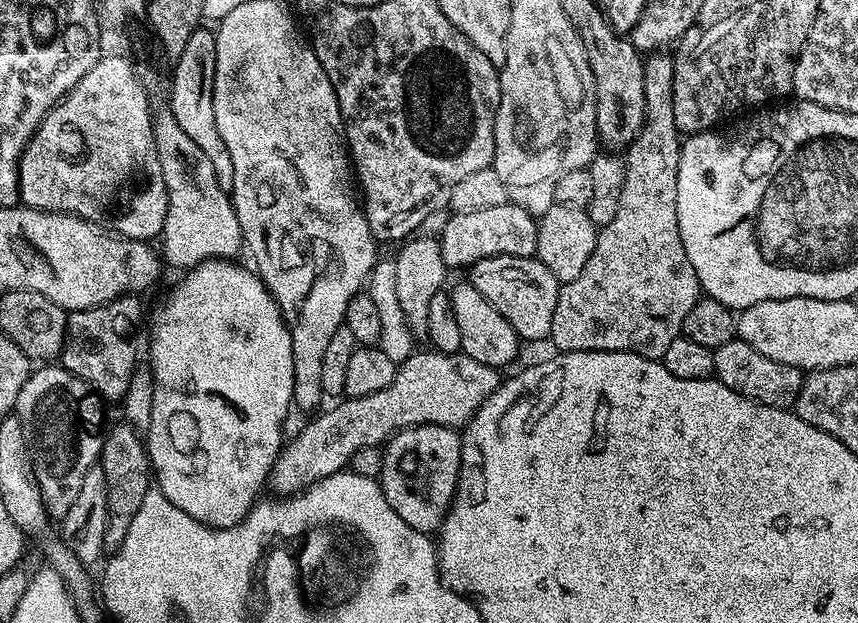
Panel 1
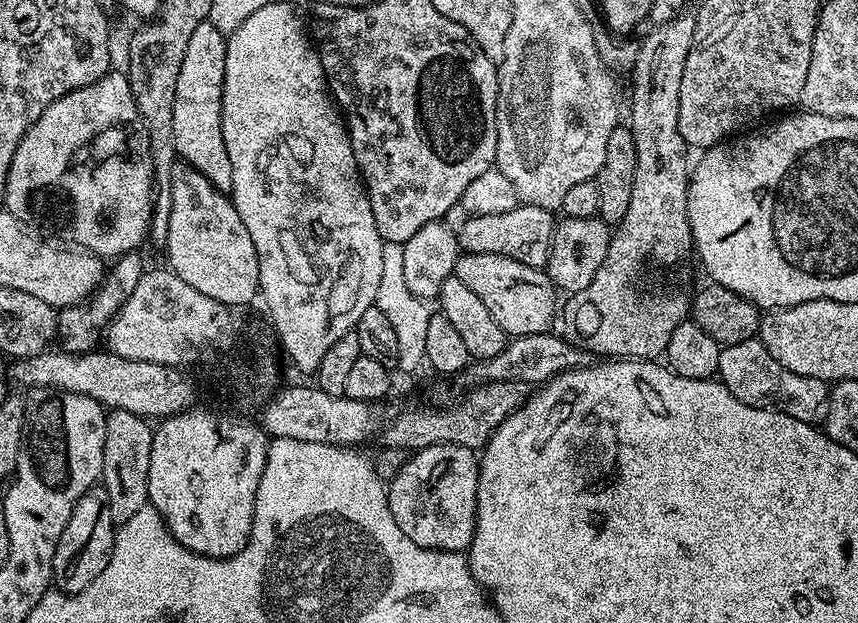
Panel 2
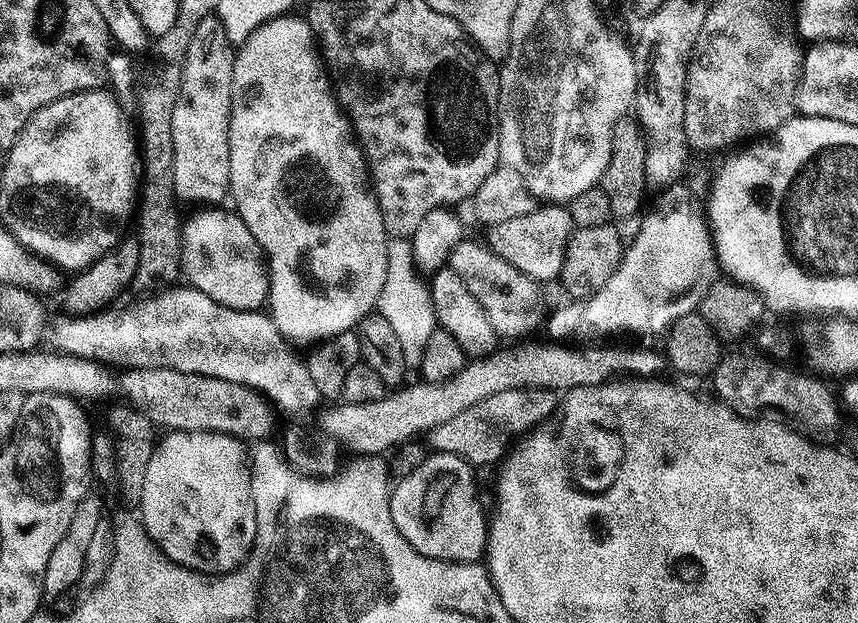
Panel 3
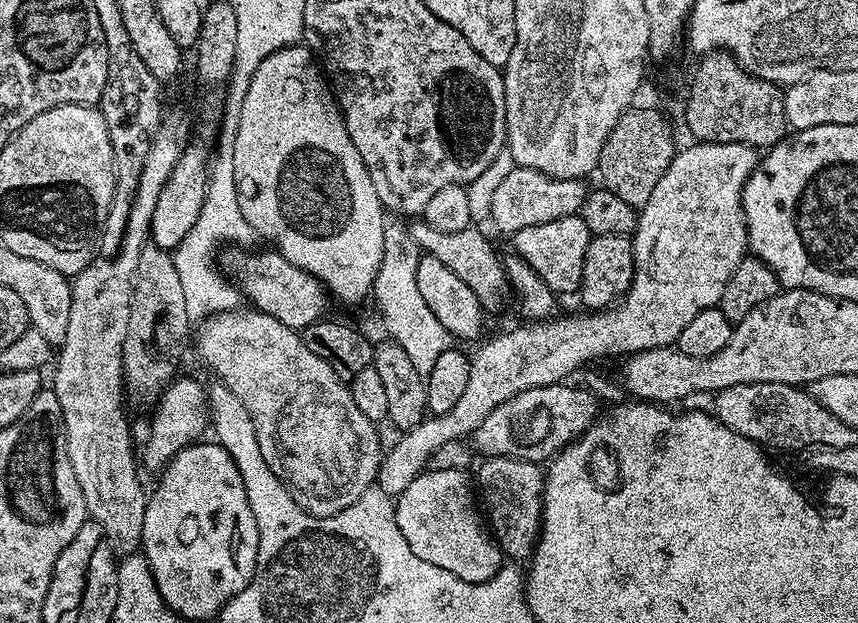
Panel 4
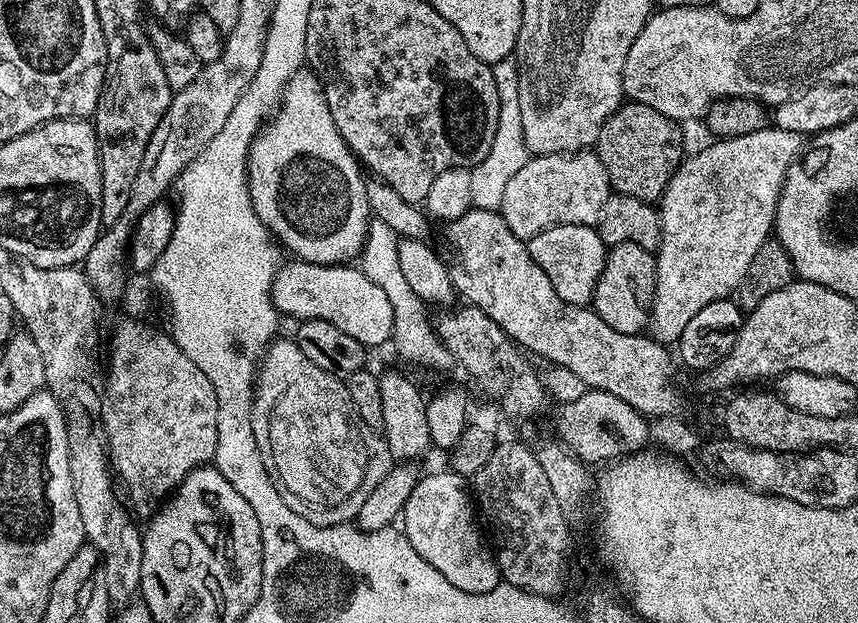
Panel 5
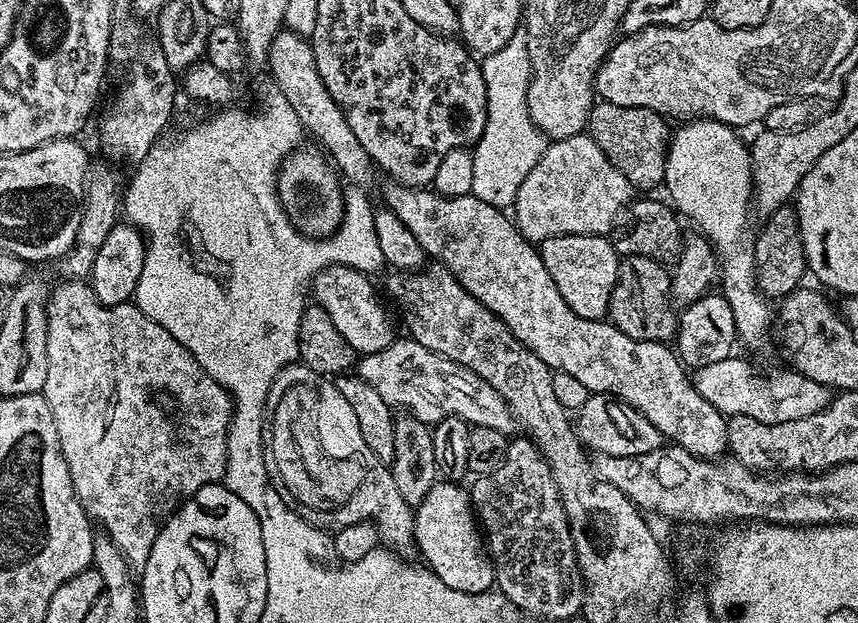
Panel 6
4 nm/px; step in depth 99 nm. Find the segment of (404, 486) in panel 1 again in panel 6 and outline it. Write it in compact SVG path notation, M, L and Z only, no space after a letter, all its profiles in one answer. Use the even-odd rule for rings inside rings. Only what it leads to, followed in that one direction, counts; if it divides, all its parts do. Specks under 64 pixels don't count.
M437 482L422 502L414 508L416 518L415 545L424 555L423 563L450 590L466 594L487 592L495 585L496 570L486 551L486 540L478 523L469 489L456 482Z

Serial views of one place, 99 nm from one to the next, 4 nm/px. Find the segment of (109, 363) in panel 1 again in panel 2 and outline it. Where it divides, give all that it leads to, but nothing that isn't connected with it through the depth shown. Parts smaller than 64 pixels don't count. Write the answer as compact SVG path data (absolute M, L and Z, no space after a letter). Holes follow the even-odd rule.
M139 251L128 252L124 256L117 256L111 261L110 267L104 273L104 280L99 288L87 300L72 304L68 308L59 309L56 318L56 331L58 344L66 352L95 352L101 347L102 337L114 316L118 315L120 308L130 298L134 286L146 271L146 264L140 257Z

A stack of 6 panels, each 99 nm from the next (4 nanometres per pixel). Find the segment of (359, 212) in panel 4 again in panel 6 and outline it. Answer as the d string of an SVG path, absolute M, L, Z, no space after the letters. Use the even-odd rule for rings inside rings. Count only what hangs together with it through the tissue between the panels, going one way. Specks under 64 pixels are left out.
M297 150L291 152L281 164L276 178L276 192L280 196L280 205L284 208L284 213L290 218L290 222L296 227L296 231L304 236L313 238L323 238L331 236L339 228L344 220L344 194L345 189L342 185L341 177L335 167L330 163L327 155L323 151L303 152Z

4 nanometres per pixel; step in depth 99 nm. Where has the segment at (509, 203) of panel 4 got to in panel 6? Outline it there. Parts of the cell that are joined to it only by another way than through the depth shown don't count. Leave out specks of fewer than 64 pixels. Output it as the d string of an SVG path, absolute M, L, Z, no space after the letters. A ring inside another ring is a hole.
M581 134L553 140L547 145L537 165L518 188L510 212L520 233L539 246L546 238L558 238L564 234L608 236L611 228L617 227L616 219L623 212L625 215L633 200L634 189L626 174L602 154L598 142Z

